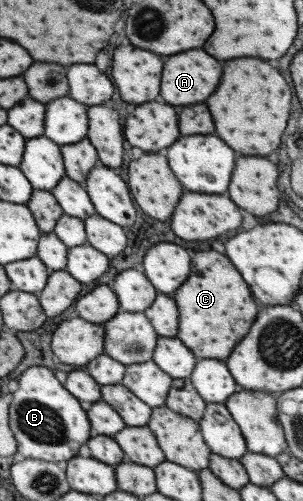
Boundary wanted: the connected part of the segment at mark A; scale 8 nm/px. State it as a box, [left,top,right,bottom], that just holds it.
[159,49,221,105]

